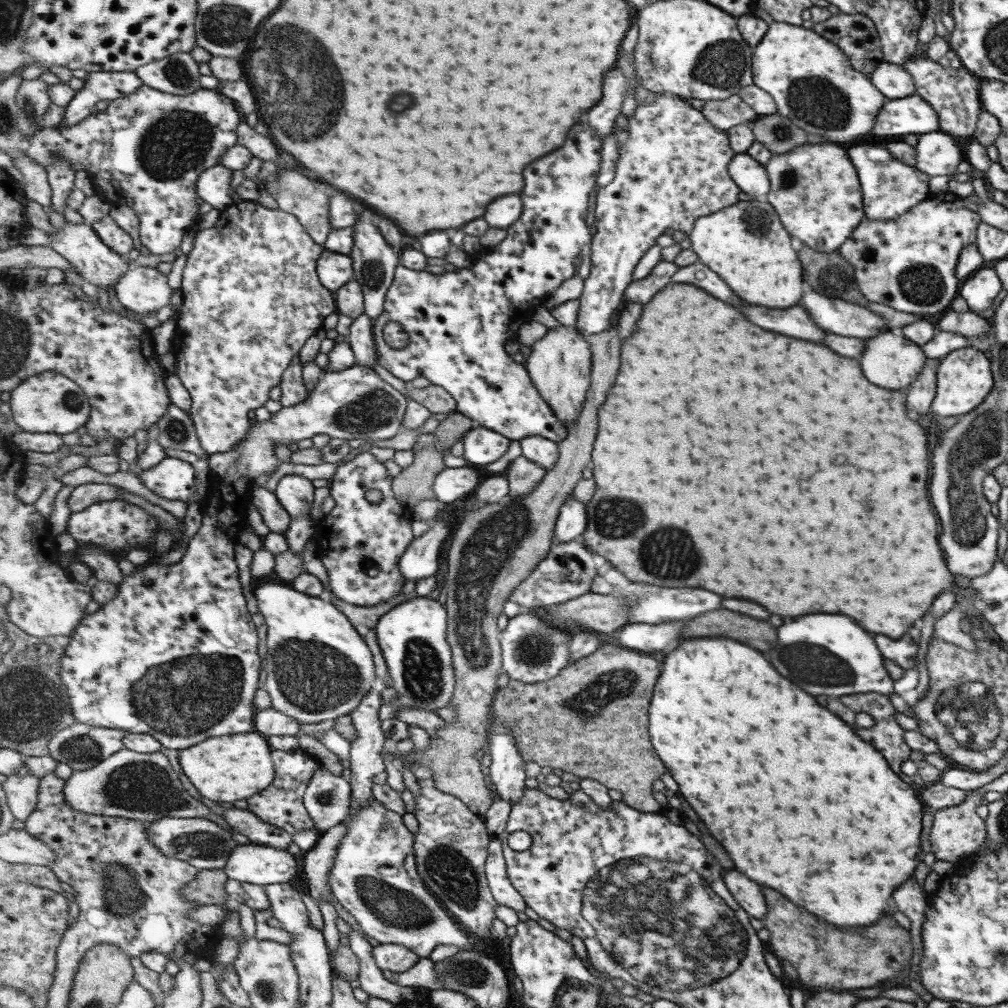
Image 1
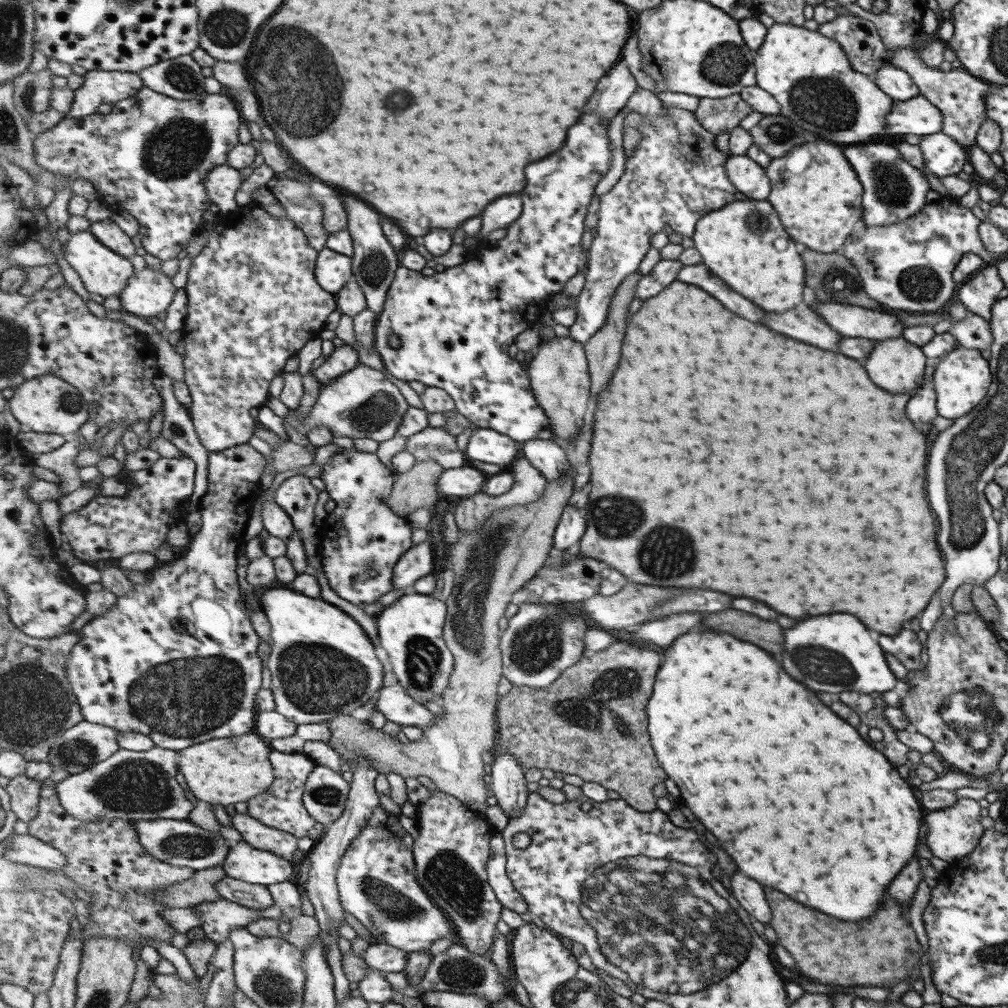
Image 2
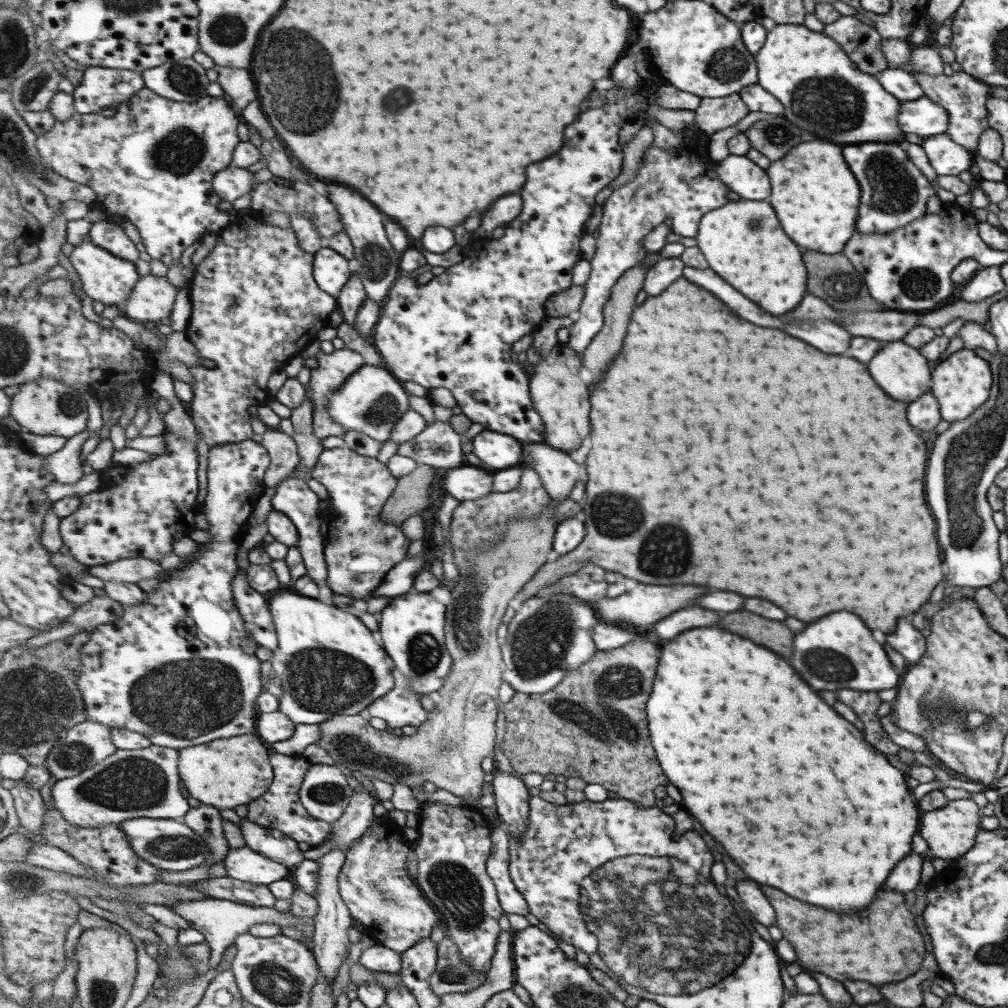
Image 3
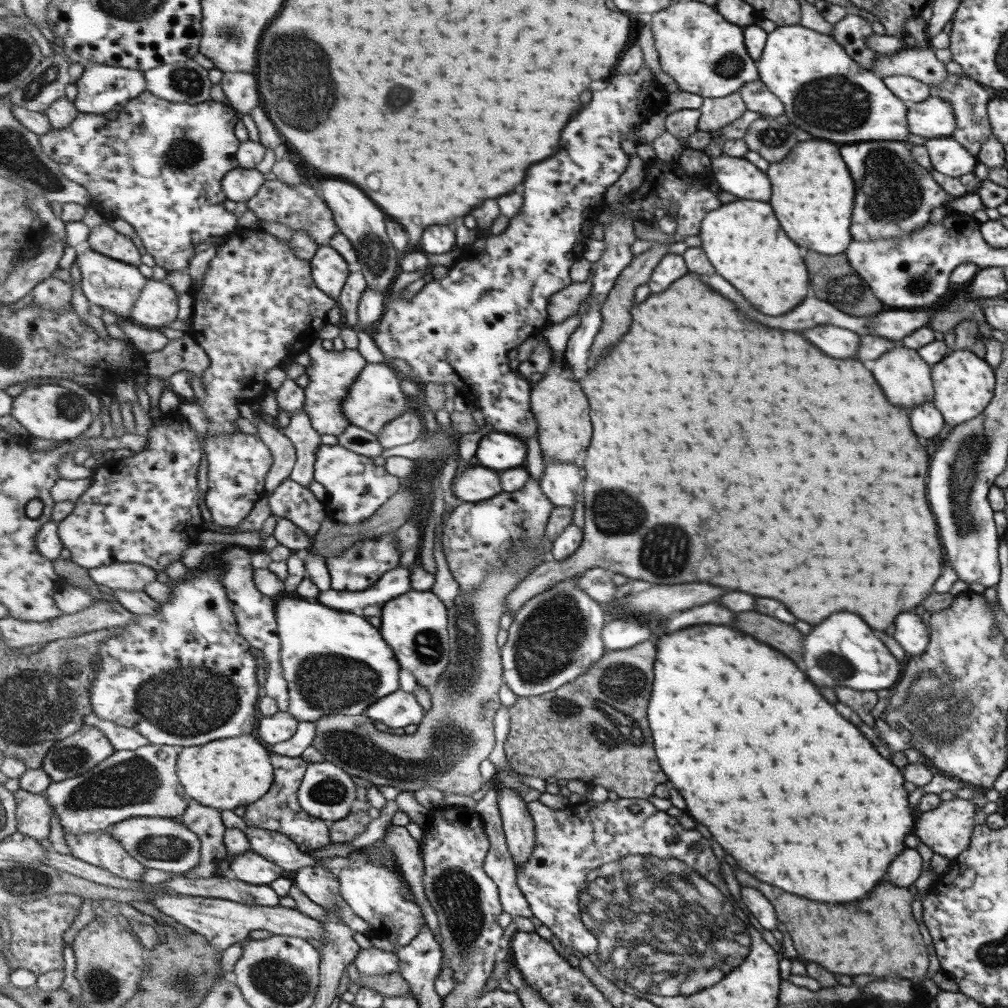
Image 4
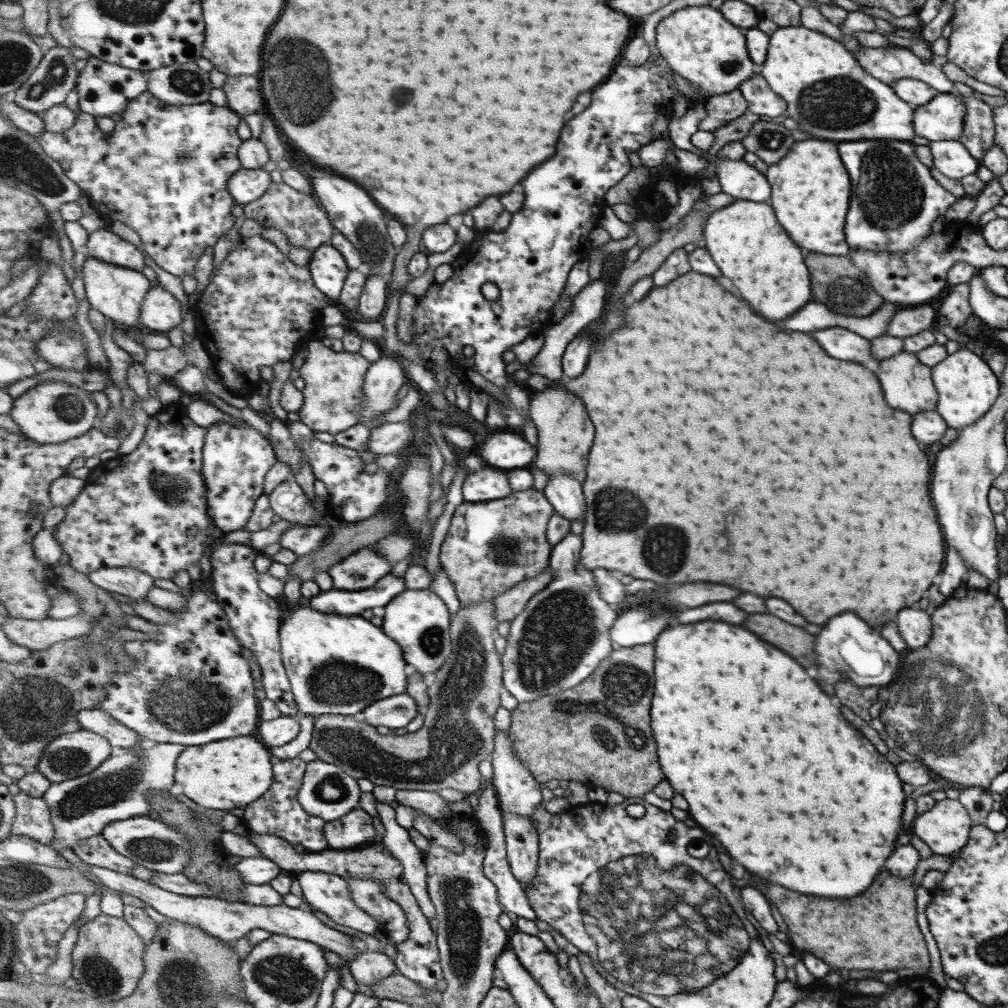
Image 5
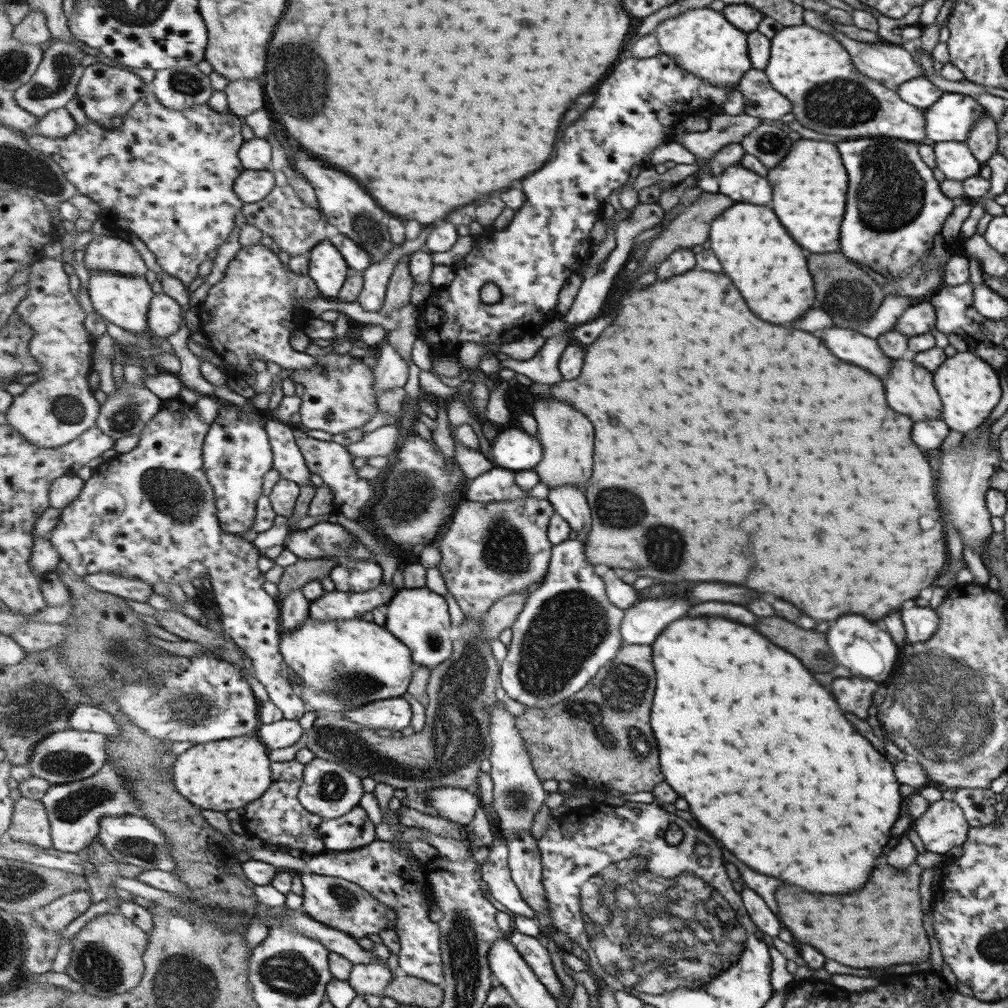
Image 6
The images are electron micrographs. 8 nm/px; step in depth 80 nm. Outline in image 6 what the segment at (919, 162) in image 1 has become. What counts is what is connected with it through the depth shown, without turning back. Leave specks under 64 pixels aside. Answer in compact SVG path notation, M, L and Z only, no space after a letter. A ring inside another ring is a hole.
M935 142L932 147L935 166L944 179L962 182L965 178L978 175L982 164L964 142Z

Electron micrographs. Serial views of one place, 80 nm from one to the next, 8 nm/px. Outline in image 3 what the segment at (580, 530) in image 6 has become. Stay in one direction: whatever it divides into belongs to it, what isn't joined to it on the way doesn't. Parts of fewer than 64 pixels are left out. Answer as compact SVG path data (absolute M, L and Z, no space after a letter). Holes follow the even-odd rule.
M545 442L526 445L525 453L533 458L549 496L561 501L569 499L581 478L581 466L565 451L549 447Z

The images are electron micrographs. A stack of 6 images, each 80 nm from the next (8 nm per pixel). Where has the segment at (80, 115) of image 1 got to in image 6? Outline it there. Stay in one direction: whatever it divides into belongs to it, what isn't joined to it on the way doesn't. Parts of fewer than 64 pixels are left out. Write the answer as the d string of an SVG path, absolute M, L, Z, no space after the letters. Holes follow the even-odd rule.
M91 64L86 67L81 77L76 98L90 120L97 120L98 123L107 122L115 116L124 117L142 98L149 94L147 84L141 76L115 68L105 64Z

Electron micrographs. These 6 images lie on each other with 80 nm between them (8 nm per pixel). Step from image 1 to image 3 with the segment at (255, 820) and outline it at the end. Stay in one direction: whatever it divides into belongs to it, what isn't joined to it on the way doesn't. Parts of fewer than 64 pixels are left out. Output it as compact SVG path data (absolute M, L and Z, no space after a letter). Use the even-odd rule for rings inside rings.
M247 818L241 820L240 827L247 846L267 858L280 862L288 868L296 868L305 860L303 851L299 850L298 842L288 834L251 822Z

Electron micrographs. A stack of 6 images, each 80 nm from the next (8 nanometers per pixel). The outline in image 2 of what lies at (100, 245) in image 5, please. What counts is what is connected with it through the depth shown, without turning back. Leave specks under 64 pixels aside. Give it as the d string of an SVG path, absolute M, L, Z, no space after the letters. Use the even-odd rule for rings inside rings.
M108 219L93 222L90 230L101 243L105 244L110 250L117 252L117 254L127 258L137 255L131 236L125 233L115 221Z

